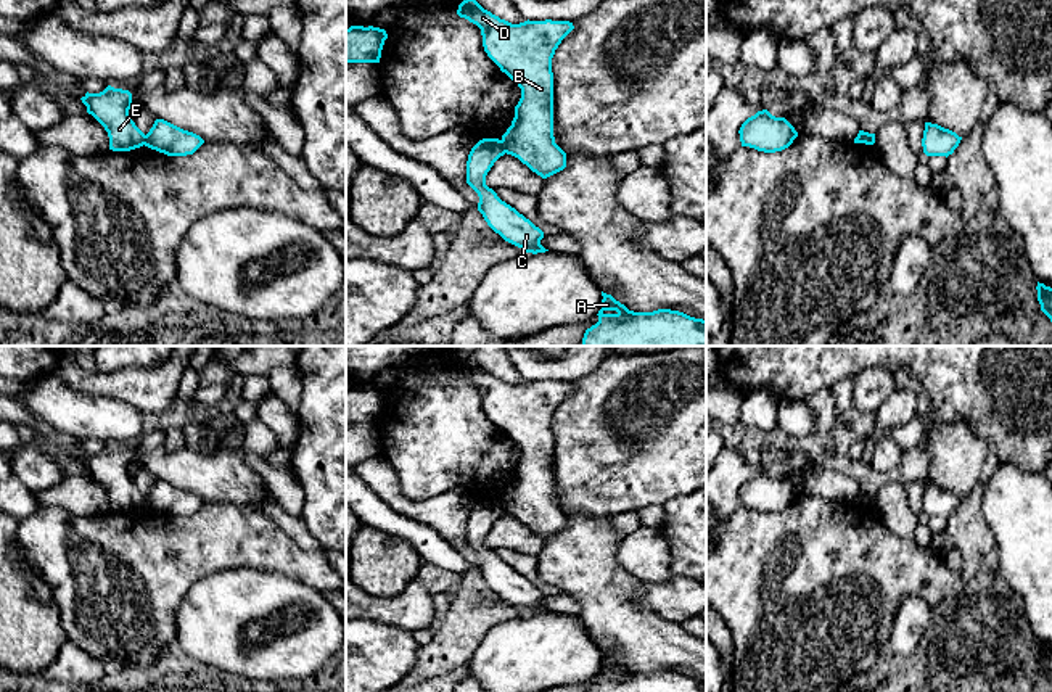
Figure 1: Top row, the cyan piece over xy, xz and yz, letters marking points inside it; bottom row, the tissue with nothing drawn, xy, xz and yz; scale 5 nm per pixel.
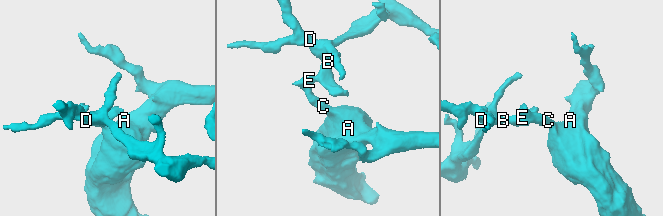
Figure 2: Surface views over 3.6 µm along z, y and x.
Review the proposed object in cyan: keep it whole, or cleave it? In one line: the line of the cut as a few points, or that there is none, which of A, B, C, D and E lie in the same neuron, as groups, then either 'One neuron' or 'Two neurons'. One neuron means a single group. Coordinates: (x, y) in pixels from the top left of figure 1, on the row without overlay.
Split along xz (501, 501), (505, 512). Groups: A C E / B D. Two neurons

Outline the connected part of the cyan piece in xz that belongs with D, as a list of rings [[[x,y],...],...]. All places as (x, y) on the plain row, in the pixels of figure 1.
[[[471,357],[458,365],[457,375],[481,389],[487,417],[521,449],[512,486],[502,496],[505,513],[542,539],[563,531],[566,513],[553,497],[552,418],[574,389],[573,383],[528,380],[512,385]]]

